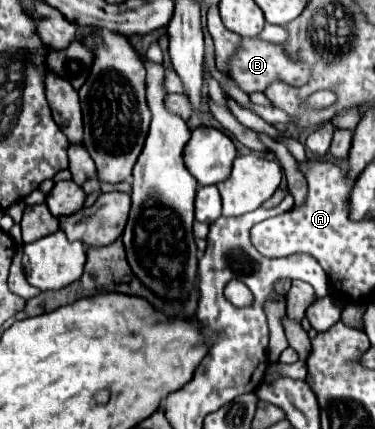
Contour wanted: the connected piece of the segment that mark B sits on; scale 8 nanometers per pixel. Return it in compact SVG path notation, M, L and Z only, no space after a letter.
M243 38L239 52L231 60L231 78L249 94L253 90L263 92L273 80L283 80L291 86L303 86L309 80L309 68L303 62L293 62L285 56L281 46L267 44L255 38Z

